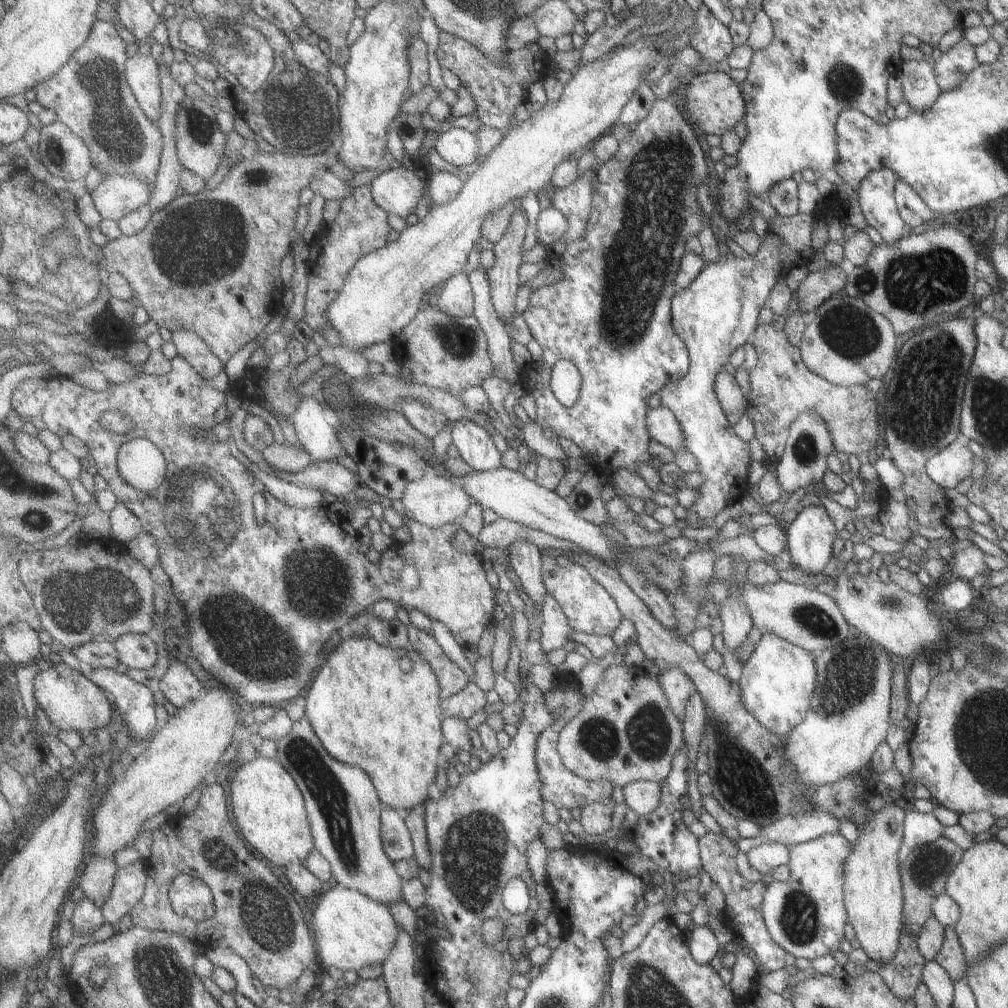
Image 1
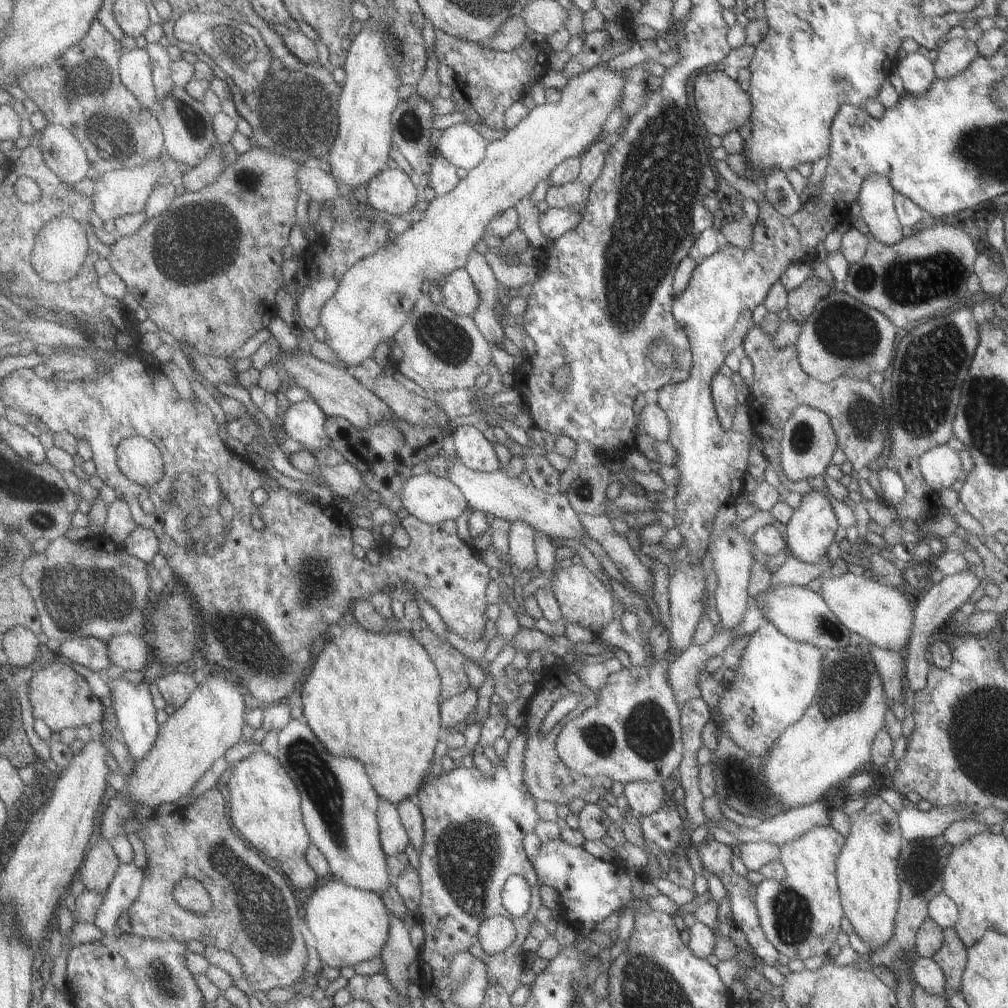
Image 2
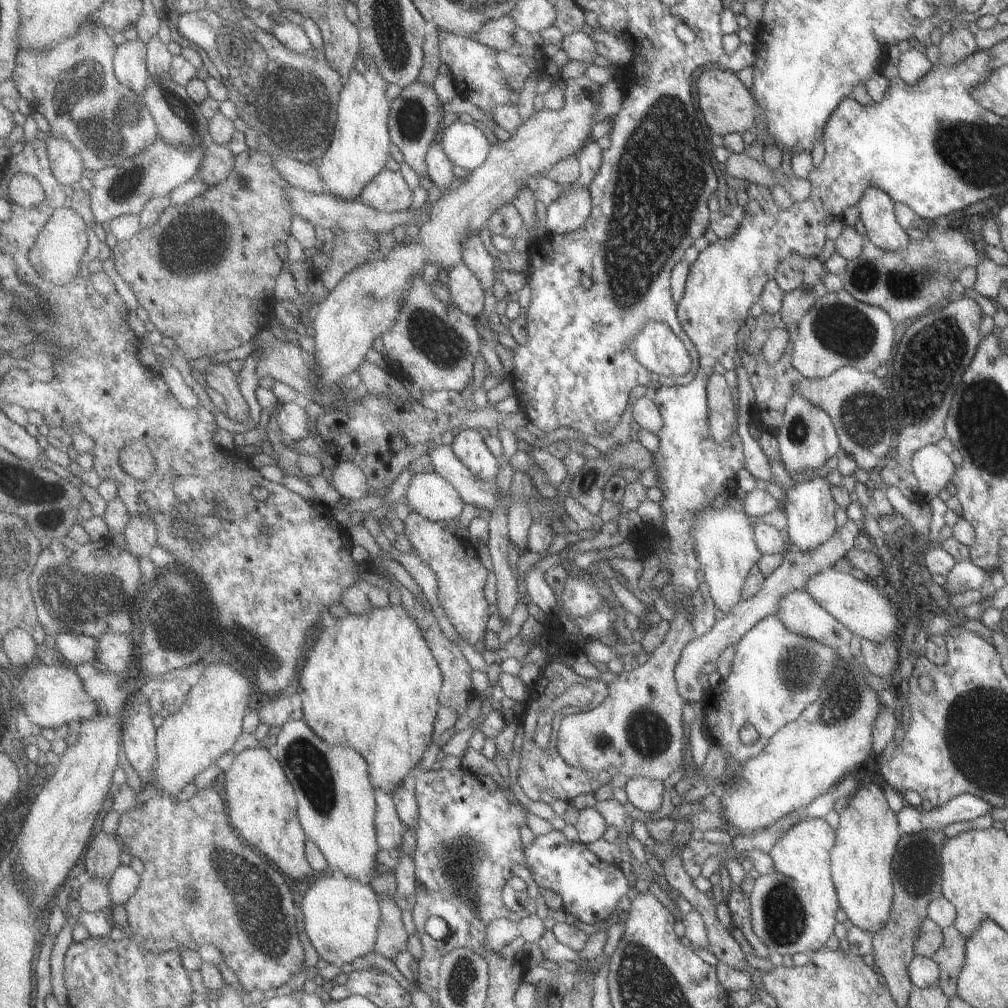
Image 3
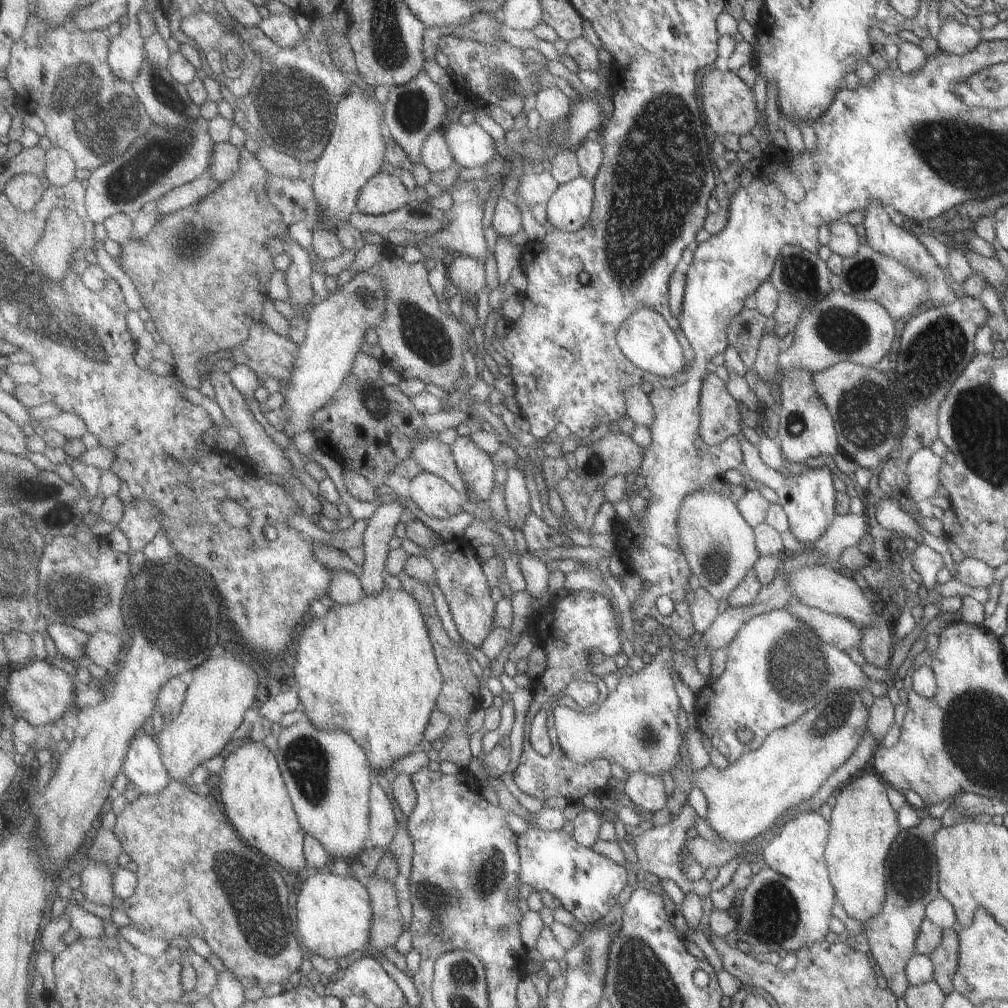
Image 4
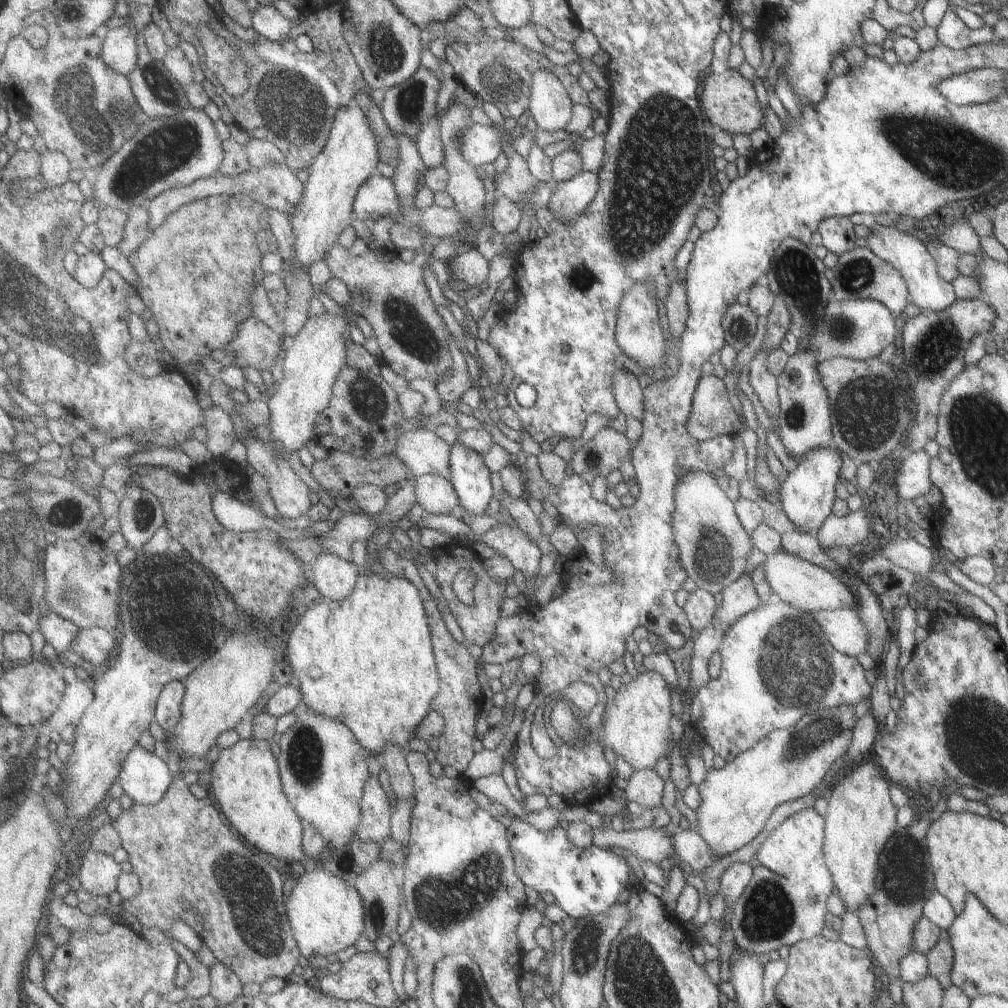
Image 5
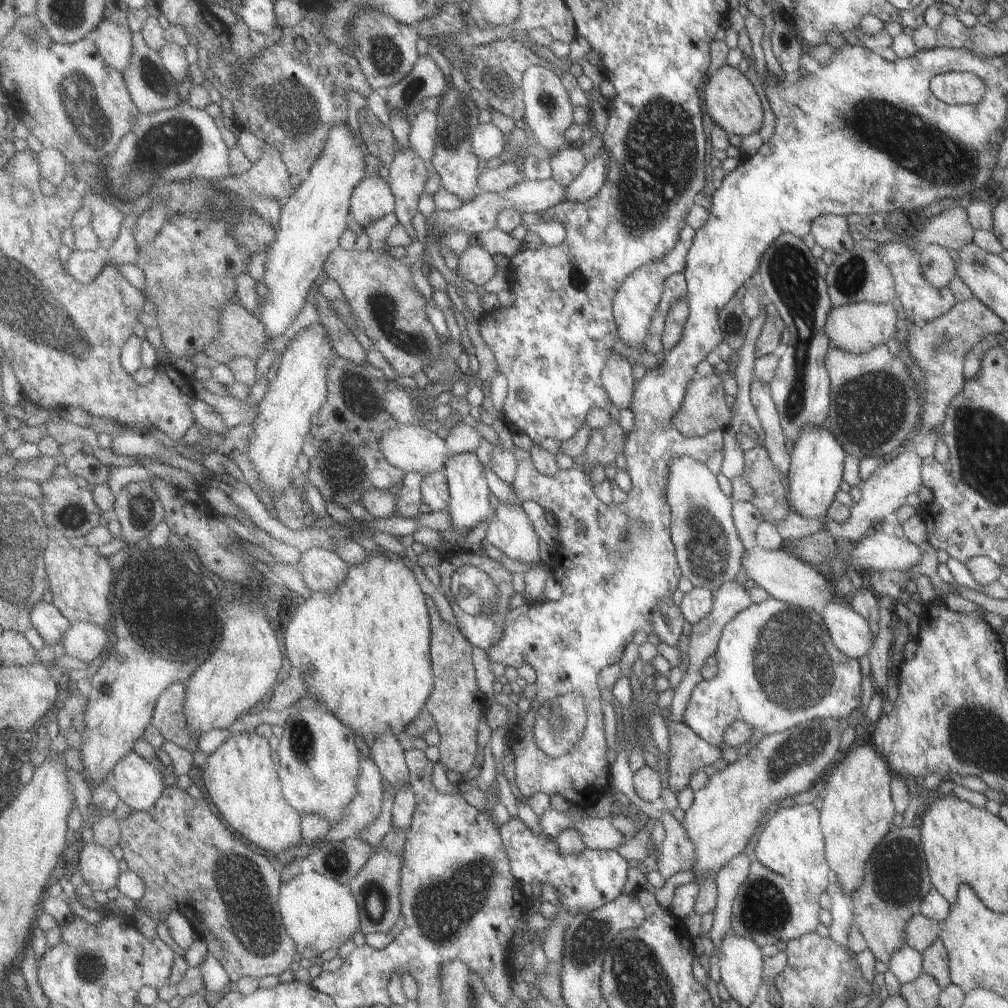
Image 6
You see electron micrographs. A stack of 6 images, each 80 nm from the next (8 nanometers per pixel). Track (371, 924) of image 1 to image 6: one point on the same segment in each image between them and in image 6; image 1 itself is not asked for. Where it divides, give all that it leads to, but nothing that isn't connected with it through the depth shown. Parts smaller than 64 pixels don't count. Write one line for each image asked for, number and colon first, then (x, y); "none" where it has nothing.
2: (348, 925)
3: (342, 916)
4: (335, 913)
5: (328, 913)
6: (320, 913)

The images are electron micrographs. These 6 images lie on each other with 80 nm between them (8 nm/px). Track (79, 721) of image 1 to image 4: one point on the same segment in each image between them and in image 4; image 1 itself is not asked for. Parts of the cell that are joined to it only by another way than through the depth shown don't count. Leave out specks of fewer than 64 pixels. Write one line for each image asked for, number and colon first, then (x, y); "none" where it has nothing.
2: (60, 697)
3: (53, 695)
4: (40, 692)

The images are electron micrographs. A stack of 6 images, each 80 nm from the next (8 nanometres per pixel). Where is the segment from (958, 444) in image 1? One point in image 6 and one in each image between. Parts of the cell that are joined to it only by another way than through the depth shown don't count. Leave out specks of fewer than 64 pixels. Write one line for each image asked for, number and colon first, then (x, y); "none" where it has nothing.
2: (939, 466)
3: (932, 469)
4: (922, 467)
5: (911, 480)
6: (884, 491)

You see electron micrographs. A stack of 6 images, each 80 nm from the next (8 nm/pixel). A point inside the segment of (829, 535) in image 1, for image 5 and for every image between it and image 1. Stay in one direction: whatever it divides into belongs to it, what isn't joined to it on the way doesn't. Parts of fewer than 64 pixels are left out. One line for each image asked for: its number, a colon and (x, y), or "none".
2: (810, 528)
3: (809, 508)
4: (807, 498)
5: (806, 496)

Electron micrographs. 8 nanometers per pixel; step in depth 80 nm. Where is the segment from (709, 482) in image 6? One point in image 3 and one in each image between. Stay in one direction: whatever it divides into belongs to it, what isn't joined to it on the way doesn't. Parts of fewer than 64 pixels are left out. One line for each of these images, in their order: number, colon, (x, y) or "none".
3: (725, 547)
4: (718, 543)
5: (714, 547)

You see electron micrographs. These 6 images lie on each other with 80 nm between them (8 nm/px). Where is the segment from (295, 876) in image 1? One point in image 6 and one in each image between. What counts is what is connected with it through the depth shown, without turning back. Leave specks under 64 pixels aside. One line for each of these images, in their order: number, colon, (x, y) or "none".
2: (265, 804)
3: (263, 805)
4: (256, 797)
5: (245, 779)
6: (241, 778)

